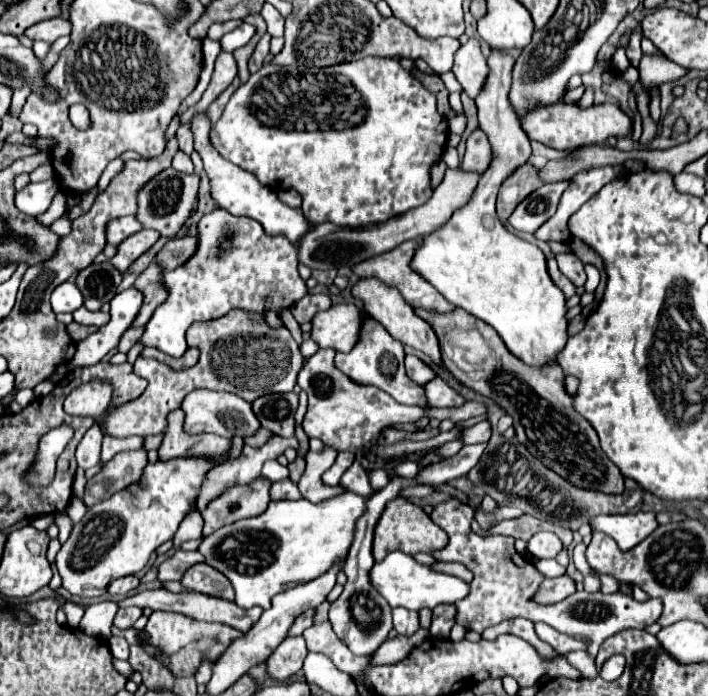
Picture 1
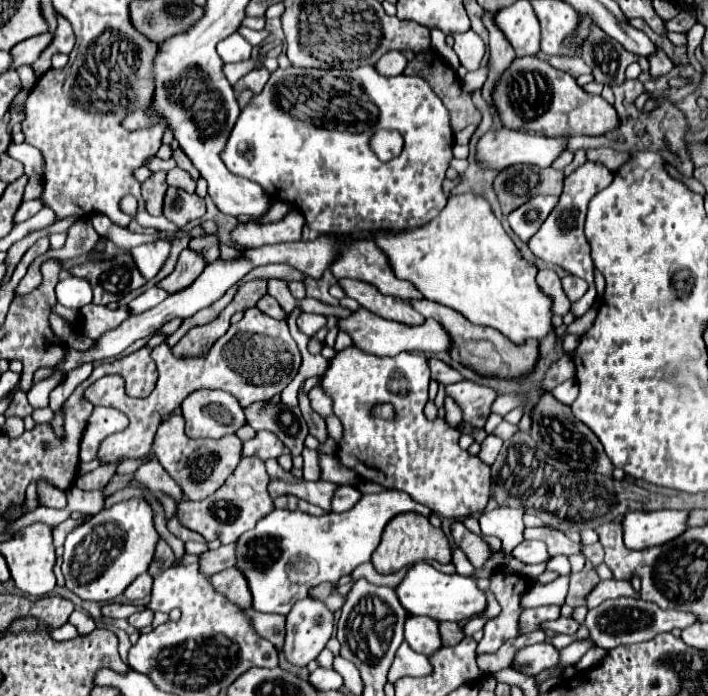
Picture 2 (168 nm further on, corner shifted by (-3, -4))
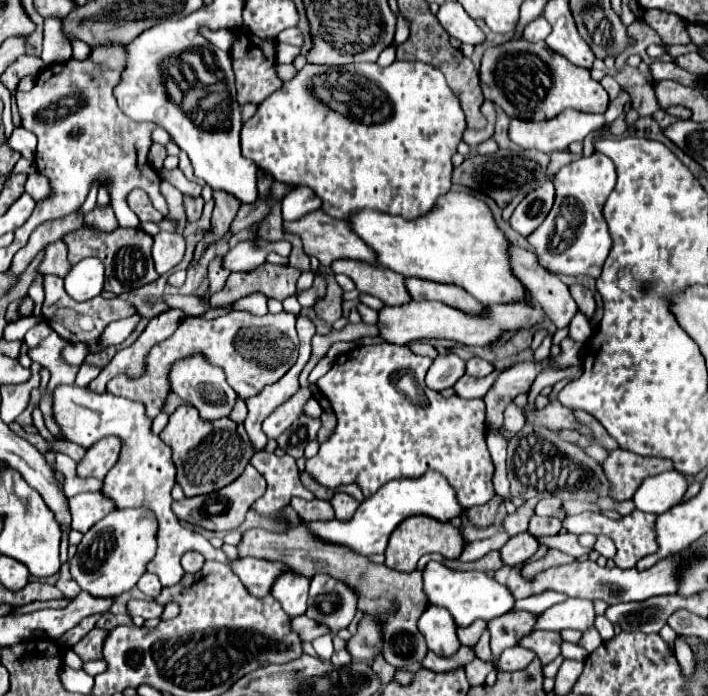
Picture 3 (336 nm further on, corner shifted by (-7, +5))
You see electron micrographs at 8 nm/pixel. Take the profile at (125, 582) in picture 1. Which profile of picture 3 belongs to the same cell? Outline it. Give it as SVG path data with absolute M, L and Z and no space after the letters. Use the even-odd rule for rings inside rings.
M148 571L140 577L140 581L136 583L136 587L138 587L142 593L146 593L148 597L156 597L156 595L160 595L160 589L162 589L160 579L158 579L154 573L148 573Z

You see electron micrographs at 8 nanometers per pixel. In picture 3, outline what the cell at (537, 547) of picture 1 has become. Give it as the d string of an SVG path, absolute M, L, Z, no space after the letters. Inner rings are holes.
M520 533L510 537L508 543L504 543L500 555L506 565L516 565L530 559L536 551L538 551L538 539L532 537L530 533Z

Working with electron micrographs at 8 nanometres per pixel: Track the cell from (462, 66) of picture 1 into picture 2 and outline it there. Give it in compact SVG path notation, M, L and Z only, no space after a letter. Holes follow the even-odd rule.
M472 30L462 32L462 34L452 34L452 38L454 38L454 52L458 54L464 68L466 70L478 70L478 66L484 58L482 38Z

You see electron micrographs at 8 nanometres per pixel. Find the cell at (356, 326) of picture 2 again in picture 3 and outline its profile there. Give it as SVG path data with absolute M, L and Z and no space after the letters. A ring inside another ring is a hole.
M410 301L408 305L398 307L382 307L378 311L378 337L392 345L408 345L410 341L418 339L450 339L464 345L478 345L486 347L496 341L504 331L536 327L544 319L544 311L540 307L526 307L524 303L510 303L510 305L494 305L486 307L482 315L466 315L458 309L452 309L438 301Z

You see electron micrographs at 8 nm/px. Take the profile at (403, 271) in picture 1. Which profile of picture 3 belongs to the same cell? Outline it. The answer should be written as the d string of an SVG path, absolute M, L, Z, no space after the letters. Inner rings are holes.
M320 209L312 211L304 219L298 219L298 221L292 221L292 223L284 223L284 229L290 231L290 233L300 235L302 243L304 243L304 251L308 255L318 257L318 261L324 267L330 267L338 259L352 259L352 261L364 261L364 263L378 265L376 251L372 251L372 247L366 247L364 241L360 241L360 237L356 237L356 233L352 231L352 227L350 227L348 221L336 221L336 219L328 217Z

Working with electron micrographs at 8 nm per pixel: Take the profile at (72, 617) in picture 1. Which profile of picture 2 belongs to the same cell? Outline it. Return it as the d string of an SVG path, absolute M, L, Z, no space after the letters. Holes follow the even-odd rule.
M69 622L50 632L51 637L56 641L67 641L78 636L76 628Z

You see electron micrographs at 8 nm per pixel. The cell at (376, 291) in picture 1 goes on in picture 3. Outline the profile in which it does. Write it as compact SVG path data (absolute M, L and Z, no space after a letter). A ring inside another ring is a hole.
M334 261L334 273L342 273L356 283L356 289L378 297L384 305L406 305L412 301L404 277L380 265L370 265L362 261Z

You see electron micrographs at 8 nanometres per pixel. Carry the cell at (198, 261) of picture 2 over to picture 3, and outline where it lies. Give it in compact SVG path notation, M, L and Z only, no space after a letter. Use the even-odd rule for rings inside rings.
M214 191L214 201L216 201L216 207L214 207L214 213L212 213L212 219L210 219L212 225L206 231L206 235L198 241L194 257L190 261L190 267L194 267L200 261L200 257L204 255L204 251L210 245L214 245L216 241L220 241L226 235L226 231L228 231L228 227L230 227L230 223L234 219L234 215L236 215L236 211L240 207L240 201L236 197L224 193L224 191Z

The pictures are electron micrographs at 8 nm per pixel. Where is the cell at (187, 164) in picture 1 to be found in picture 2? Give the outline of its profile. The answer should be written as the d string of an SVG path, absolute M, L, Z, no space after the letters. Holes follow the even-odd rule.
M172 168L172 170L166 174L166 182L168 182L168 186L182 188L182 190L186 190L188 194L194 194L194 190L196 190L196 182L194 182L188 174L184 174L184 170L180 170L180 168Z

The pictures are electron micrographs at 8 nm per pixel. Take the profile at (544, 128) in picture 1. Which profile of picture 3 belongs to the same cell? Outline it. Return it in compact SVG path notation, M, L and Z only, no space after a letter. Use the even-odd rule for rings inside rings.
M508 41L486 49L480 67L482 93L504 109L508 117L544 121L552 119L564 109L578 109L584 113L604 113L608 107L606 89L590 77L590 71L572 65L566 57L554 53L544 41Z

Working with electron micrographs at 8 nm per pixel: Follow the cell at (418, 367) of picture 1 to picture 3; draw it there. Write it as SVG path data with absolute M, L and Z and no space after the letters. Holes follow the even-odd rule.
M472 357L466 361L466 373L472 377L484 377L488 373L494 371L494 365L490 365L488 361L480 359L480 357Z

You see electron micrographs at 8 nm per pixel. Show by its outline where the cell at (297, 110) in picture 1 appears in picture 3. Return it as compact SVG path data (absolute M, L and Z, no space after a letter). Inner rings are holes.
M394 61L390 67L380 67L376 63L352 63L352 65L312 65L306 63L290 81L284 81L278 91L274 91L268 99L258 105L258 111L252 119L242 125L242 155L252 159L258 169L268 173L274 181L288 183L288 185L306 185L322 199L322 211L334 219L350 219L350 215L372 209L390 215L400 215L404 219L416 219L430 213L436 207L438 197L450 191L450 177L452 177L452 155L456 153L458 143L466 131L466 117L462 111L460 101L454 97L450 87L446 85L444 75L428 63L410 63L410 61Z

